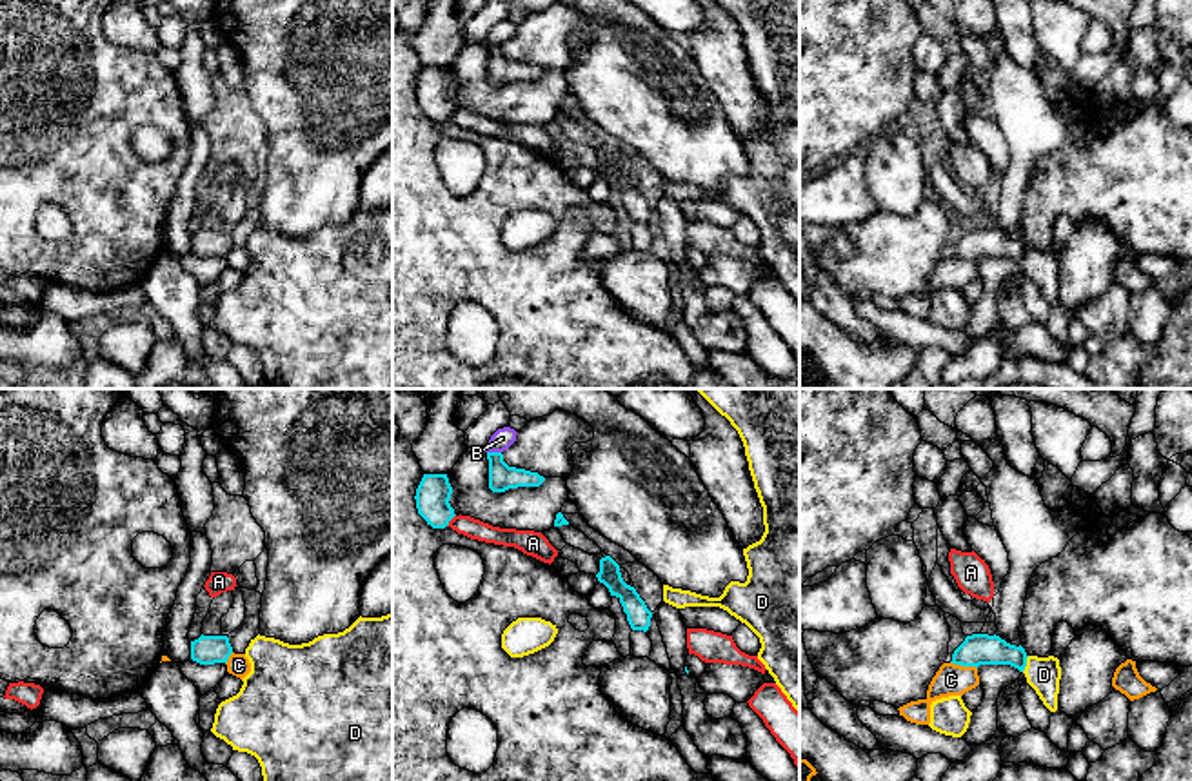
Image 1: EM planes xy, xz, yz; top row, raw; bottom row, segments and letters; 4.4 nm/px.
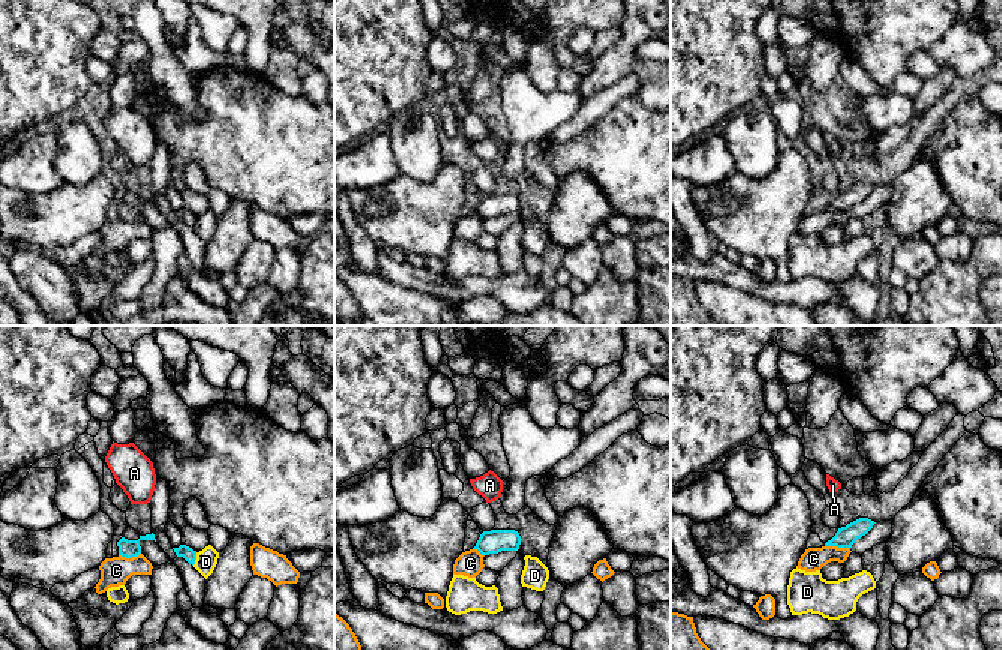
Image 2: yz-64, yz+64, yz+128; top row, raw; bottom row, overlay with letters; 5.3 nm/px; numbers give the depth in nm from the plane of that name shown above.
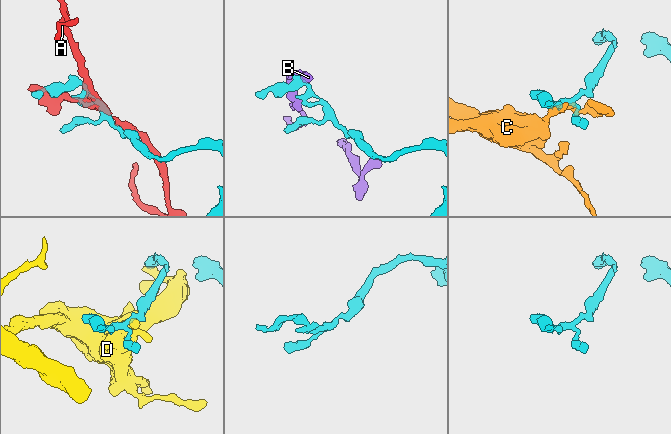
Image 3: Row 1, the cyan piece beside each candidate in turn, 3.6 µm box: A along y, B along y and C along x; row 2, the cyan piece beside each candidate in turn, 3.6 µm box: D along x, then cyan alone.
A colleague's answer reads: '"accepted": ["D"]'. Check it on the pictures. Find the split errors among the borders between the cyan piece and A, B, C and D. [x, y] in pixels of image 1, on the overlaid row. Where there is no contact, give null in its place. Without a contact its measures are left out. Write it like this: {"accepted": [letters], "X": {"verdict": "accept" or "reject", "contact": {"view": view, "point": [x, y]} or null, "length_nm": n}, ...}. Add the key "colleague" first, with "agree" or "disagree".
{"colleague": "disagree", "accepted": [], "A": {"verdict": "reject", "contact": {"view": "xz", "point": [451, 518]}, "length_nm": 70}, "B": {"verdict": "reject", "contact": {"view": "xz", "point": [495, 453]}, "length_nm": 60}, "C": {"verdict": "reject", "contact": {"view": "yz", "point": [963, 665]}, "length_nm": 120}, "D": {"verdict": "reject", "contact": {"view": "yz", "point": [1025, 663]}, "length_nm": 80}}

